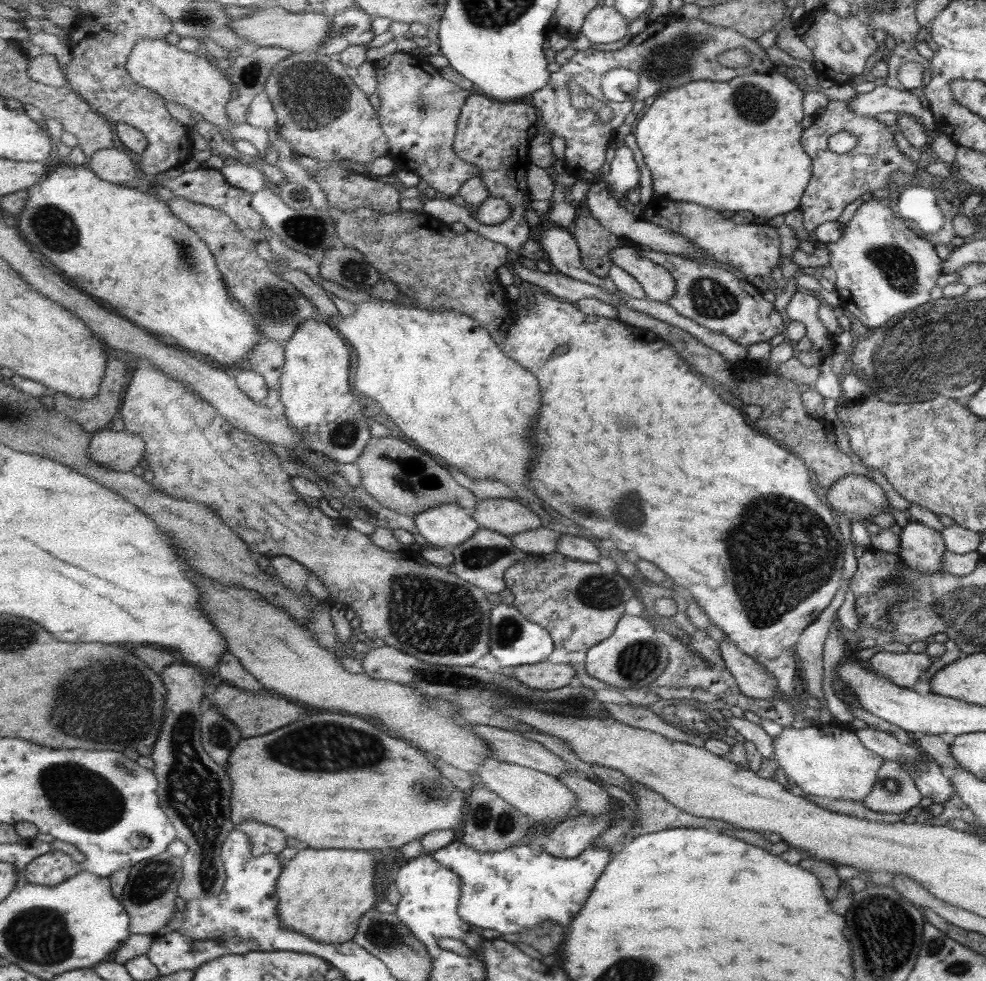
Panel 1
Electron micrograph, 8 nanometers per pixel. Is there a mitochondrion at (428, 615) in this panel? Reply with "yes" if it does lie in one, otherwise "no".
yes

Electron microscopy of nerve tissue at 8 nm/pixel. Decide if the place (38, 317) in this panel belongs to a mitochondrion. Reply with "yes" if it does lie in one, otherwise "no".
no

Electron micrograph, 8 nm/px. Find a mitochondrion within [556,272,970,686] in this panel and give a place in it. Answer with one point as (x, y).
(779, 550)

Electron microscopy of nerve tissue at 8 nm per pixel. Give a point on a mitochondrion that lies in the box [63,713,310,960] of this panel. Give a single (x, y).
(152, 880)

